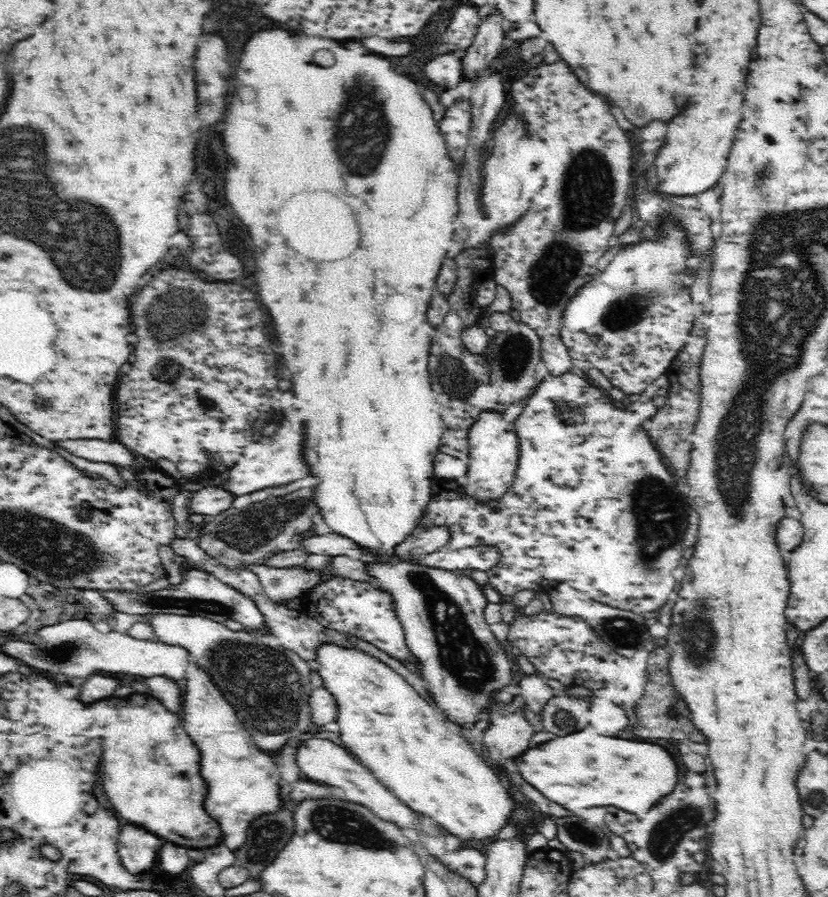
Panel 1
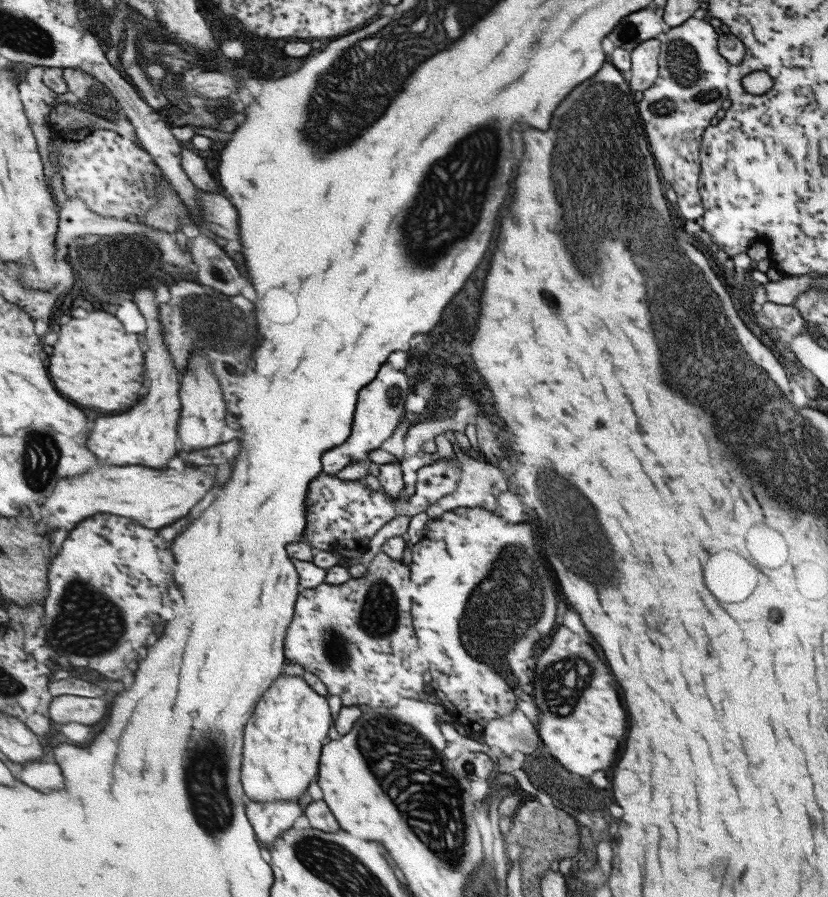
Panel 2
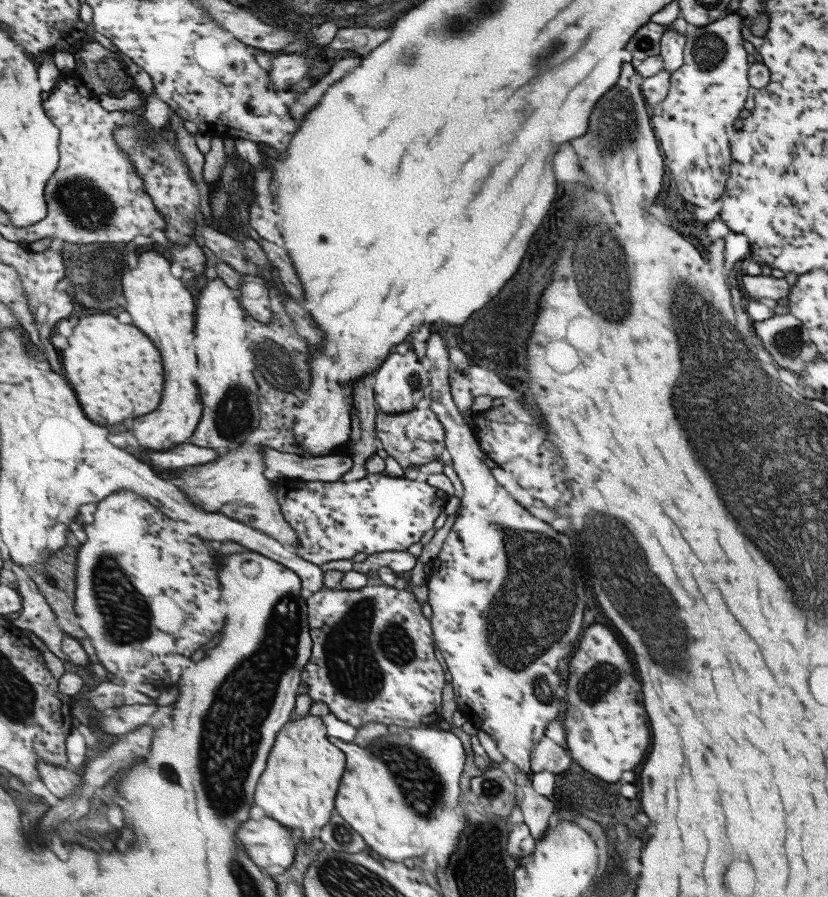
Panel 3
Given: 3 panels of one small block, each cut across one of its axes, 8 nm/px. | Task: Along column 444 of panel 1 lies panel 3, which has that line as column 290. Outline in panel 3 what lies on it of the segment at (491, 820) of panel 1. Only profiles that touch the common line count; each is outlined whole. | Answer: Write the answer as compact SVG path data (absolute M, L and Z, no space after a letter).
M308 714L303 718L290 719L277 737L255 795L255 804L263 808L266 815L289 829L301 830L300 839L308 844L319 837L320 830L330 823L336 809L340 782L348 766L345 752L329 740L322 718Z

